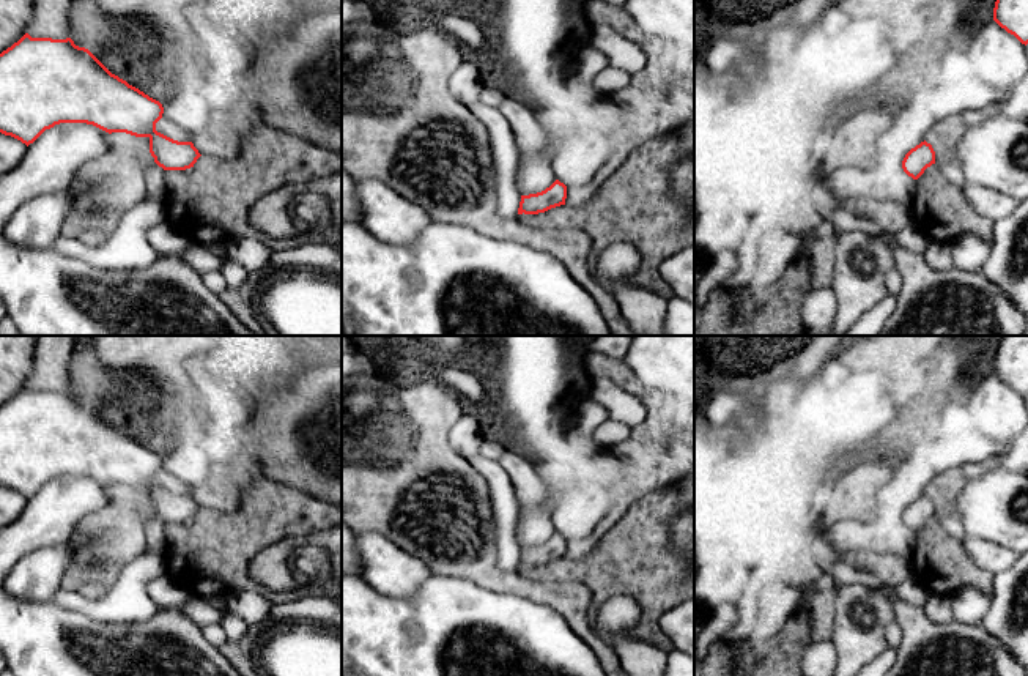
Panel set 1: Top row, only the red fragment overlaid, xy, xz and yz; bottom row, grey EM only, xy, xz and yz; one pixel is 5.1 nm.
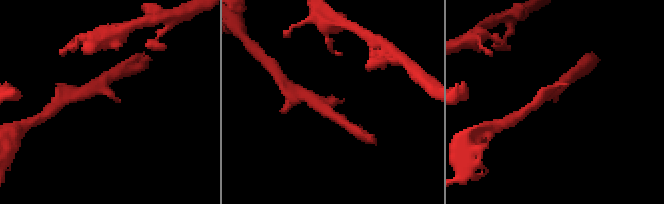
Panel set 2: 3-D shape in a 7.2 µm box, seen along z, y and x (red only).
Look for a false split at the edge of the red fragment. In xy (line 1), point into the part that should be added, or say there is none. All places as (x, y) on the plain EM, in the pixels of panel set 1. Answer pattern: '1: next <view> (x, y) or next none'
1: next none

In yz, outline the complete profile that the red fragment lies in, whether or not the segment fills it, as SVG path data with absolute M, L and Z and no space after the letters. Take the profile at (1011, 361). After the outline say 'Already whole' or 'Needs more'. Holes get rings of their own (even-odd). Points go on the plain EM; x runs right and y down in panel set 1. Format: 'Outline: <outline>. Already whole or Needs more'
Outline: M1001 336L993 373L1022 397L1028 397L1028 336Z. Already whole

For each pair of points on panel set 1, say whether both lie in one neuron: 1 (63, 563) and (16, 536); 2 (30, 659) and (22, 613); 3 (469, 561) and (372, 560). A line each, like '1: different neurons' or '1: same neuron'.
1: different neurons
2: same neuron
3: different neurons

